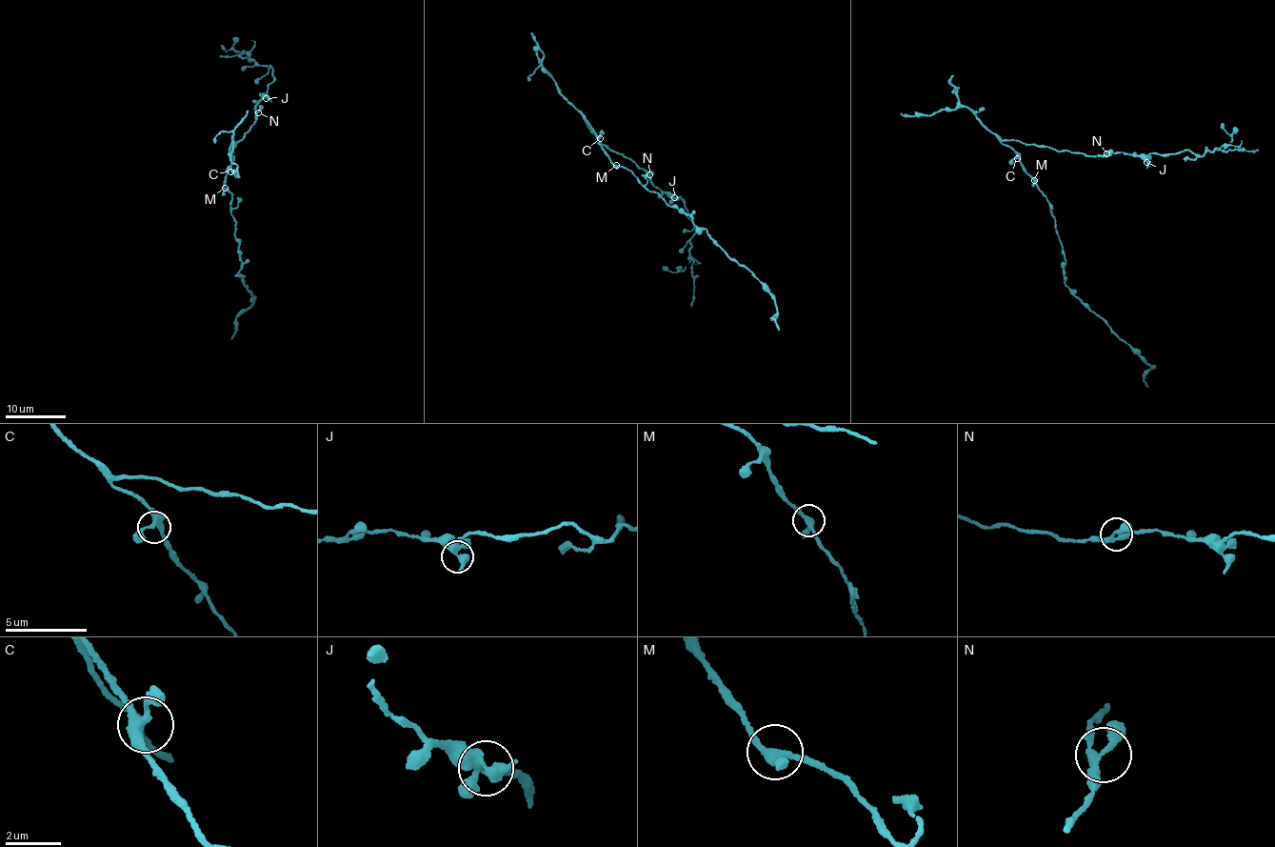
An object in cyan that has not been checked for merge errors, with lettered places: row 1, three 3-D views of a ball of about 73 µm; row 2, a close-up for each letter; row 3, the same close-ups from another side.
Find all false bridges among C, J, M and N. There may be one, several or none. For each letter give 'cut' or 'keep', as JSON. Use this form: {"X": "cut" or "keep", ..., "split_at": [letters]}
{"C": "keep", "J": "keep", "M": "keep", "N": "keep", "split_at": []}

